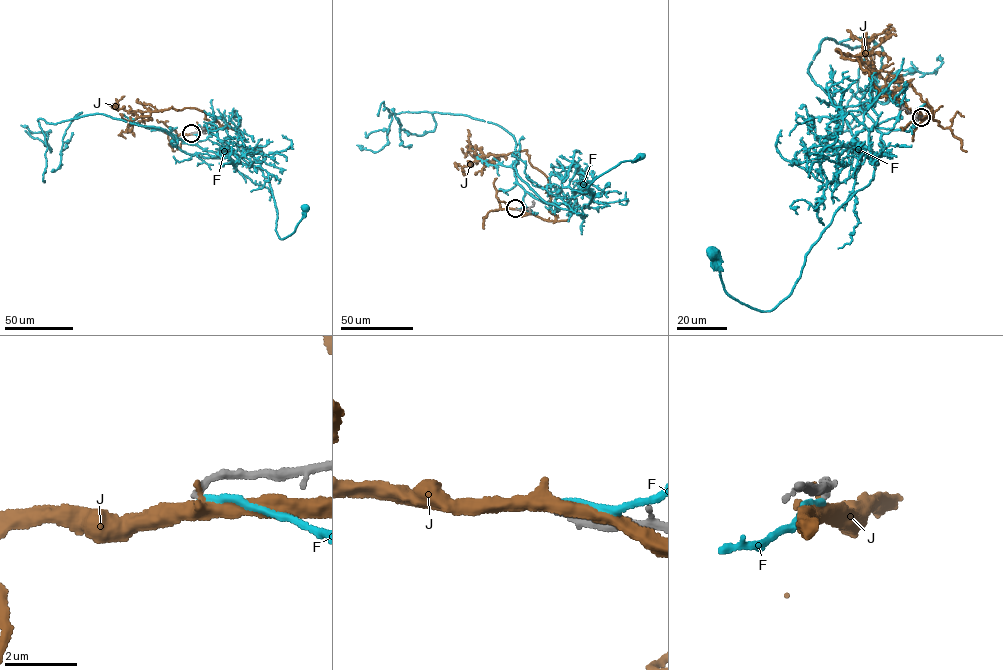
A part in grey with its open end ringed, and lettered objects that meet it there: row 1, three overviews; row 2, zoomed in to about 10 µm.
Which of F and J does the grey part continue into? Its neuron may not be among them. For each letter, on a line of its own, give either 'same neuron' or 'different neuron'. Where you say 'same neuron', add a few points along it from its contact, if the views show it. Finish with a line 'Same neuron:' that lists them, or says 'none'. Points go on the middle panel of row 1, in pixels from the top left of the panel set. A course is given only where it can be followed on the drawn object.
F: different neuron
J: different neuron
Same neuron: none

